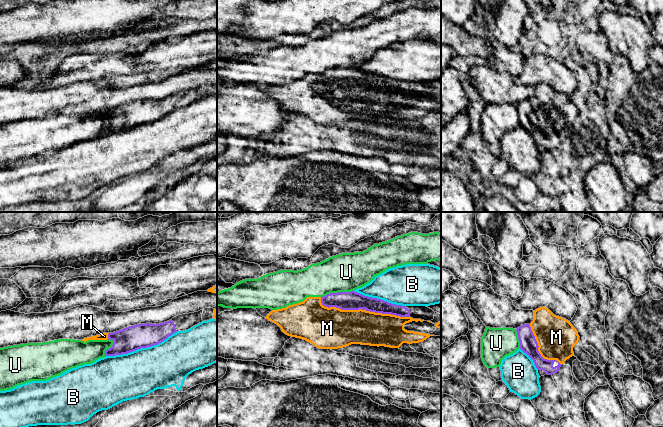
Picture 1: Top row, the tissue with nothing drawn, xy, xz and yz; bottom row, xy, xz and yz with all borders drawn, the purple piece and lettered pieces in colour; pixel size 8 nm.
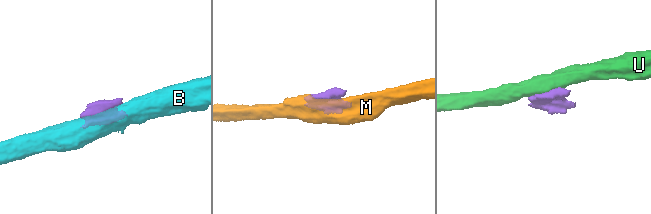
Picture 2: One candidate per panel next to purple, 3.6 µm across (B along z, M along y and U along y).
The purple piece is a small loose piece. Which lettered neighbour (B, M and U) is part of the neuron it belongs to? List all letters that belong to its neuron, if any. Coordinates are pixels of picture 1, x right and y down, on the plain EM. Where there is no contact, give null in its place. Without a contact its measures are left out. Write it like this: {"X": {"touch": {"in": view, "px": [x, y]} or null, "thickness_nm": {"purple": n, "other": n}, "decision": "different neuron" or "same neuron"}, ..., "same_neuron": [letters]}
{"B": {"touch": {"in": "xy", "px": [140, 124]}, "thickness_nm": {"purple": 200, "other": 380}, "decision": "different neuron"}, "M": {"touch": {"in": "xz", "px": [339, 84]}, "thickness_nm": {"purple": 150, "other": 340}, "decision": "same neuron"}, "U": {"touch": {"in": "xz", "px": [337, 69]}, "thickness_nm": {"purple": 150, "other": 320}, "decision": "different neuron"}, "same_neuron": ["M"]}

